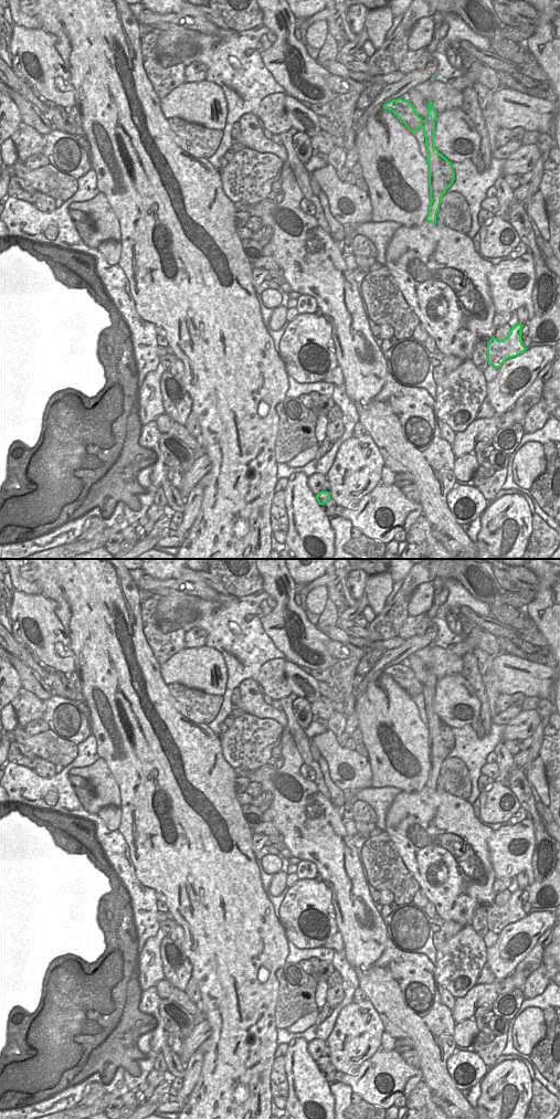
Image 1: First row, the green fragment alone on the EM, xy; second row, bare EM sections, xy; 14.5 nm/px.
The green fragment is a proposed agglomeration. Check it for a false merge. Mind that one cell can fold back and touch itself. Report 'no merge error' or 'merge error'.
no merge error

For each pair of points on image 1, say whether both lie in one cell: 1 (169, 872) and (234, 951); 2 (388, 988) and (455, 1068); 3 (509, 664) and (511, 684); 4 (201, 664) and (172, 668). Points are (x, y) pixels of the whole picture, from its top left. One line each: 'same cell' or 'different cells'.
1: same cell
2: different cells
3: same cell
4: same cell

